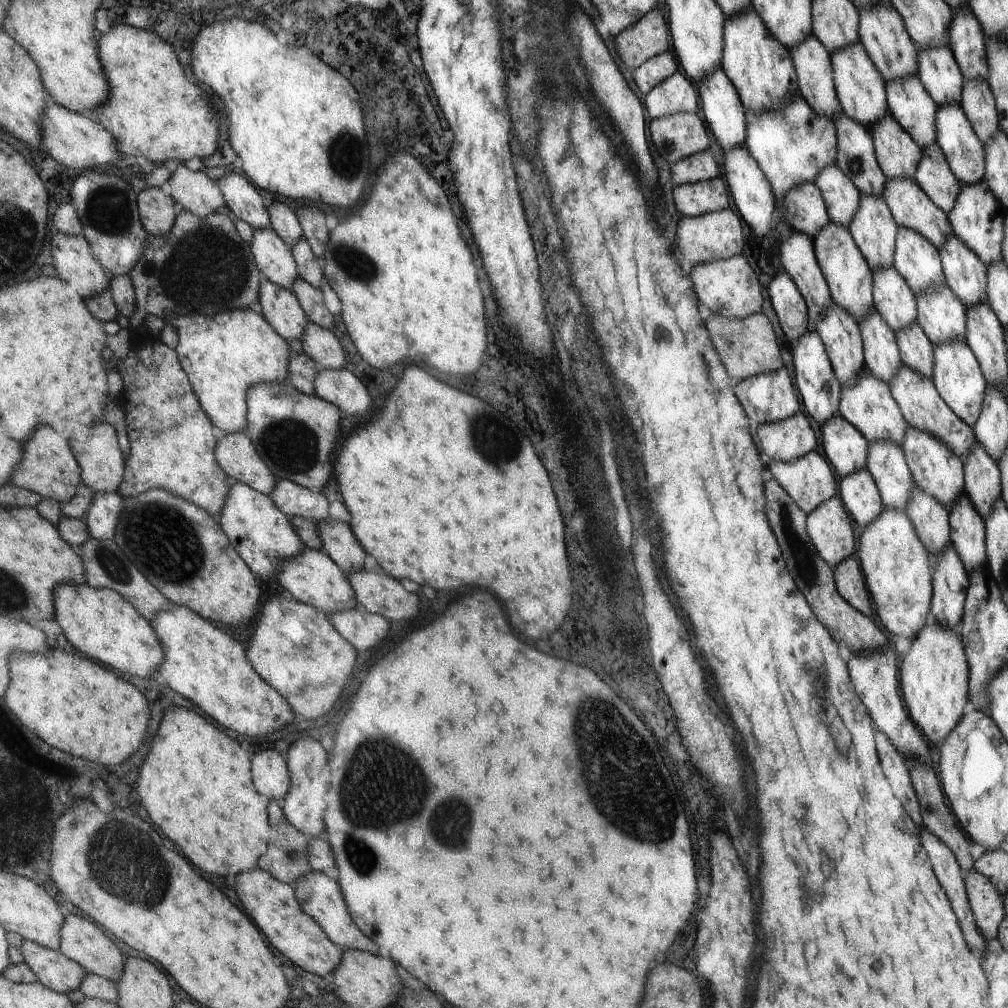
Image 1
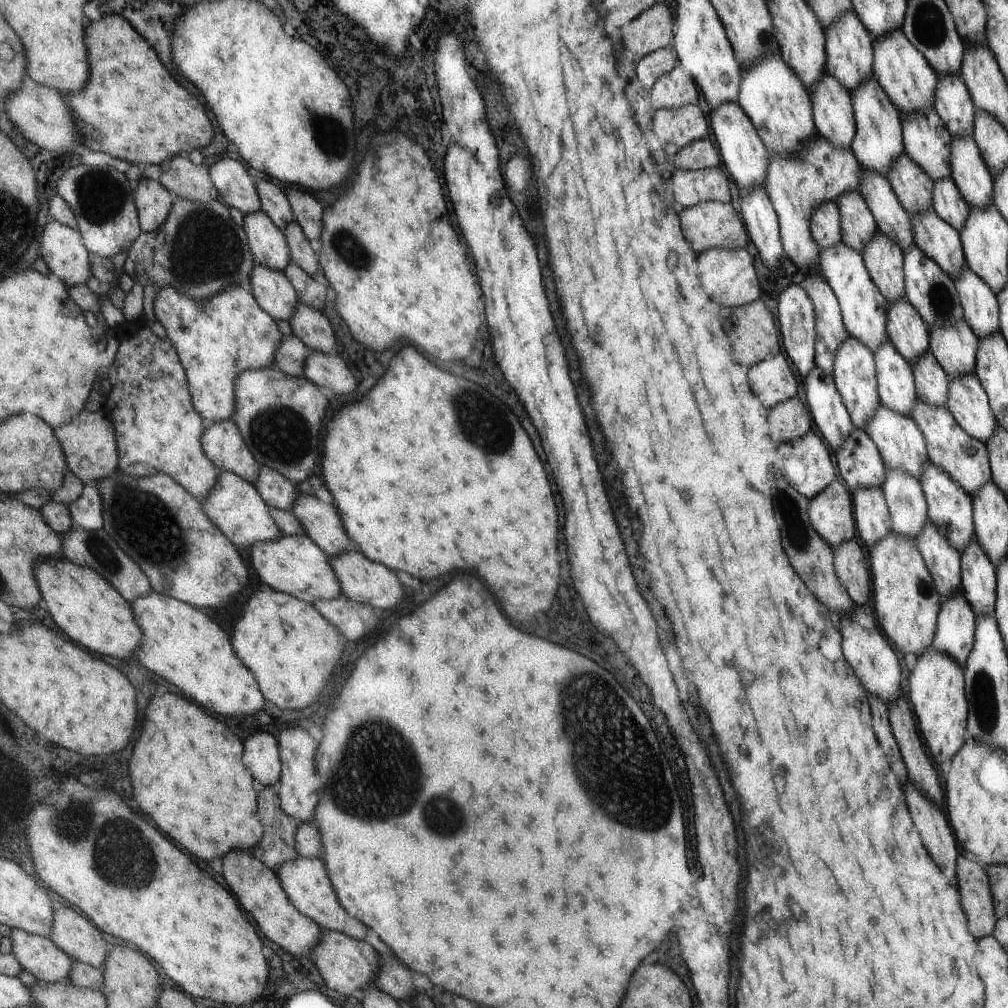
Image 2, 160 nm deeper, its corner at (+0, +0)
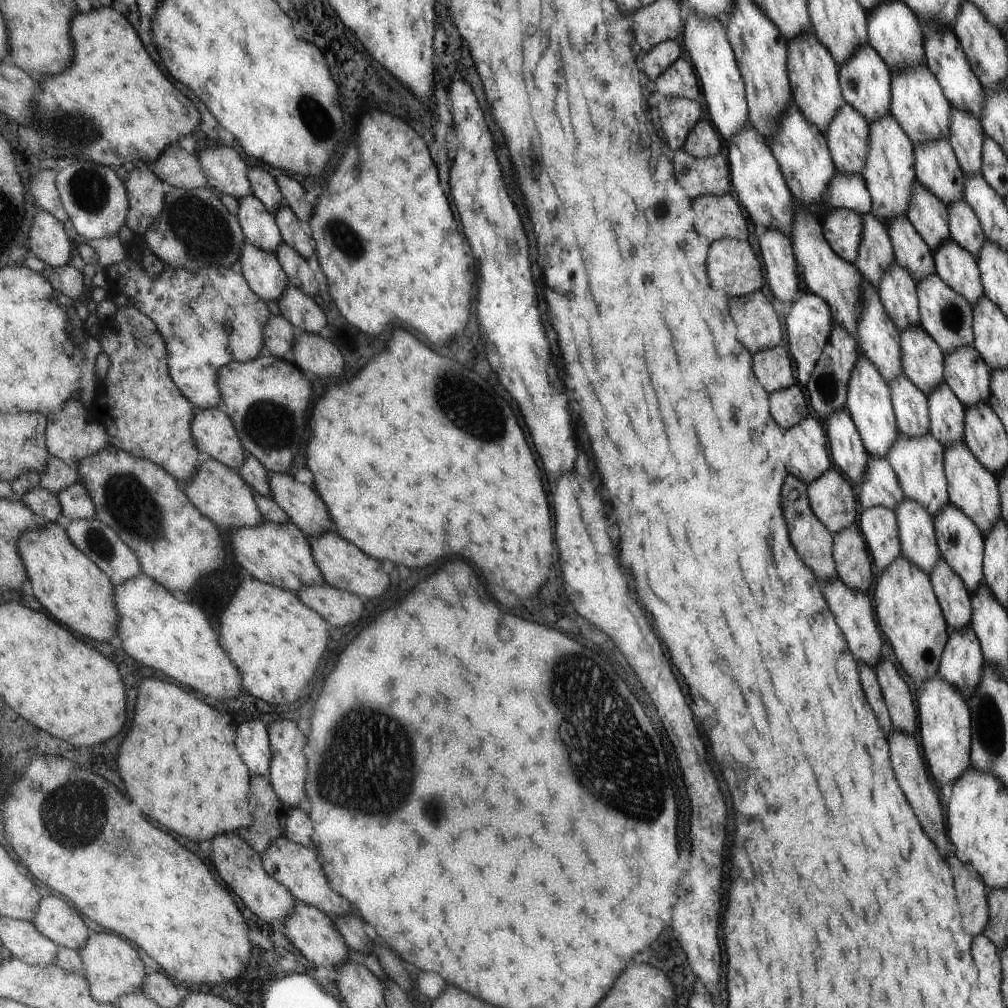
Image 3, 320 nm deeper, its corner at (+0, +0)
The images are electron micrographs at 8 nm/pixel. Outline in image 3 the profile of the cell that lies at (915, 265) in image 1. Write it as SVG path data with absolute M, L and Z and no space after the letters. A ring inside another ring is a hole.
M935 272L917 282L919 325L938 343L942 353L946 355L957 347L971 347L974 341L973 310L966 298L951 290Z

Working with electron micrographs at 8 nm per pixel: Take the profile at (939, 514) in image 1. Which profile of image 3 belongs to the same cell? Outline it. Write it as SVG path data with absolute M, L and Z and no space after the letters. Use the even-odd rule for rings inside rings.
M942 558L930 570L930 584L934 589L949 632L970 626L970 595L959 575Z

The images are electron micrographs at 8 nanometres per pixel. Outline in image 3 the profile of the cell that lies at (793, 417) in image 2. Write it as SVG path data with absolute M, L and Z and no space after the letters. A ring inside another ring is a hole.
M797 384L771 394L771 414L783 430L799 424L807 416L807 402Z

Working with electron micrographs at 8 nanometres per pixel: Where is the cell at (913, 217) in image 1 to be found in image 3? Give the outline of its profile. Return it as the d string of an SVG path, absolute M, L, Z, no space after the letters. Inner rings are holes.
M948 239L933 252L934 272L951 290L963 295L971 307L983 297L981 275L977 260Z

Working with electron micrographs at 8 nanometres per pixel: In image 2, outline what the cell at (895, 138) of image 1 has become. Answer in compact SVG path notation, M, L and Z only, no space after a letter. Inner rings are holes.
M904 152L891 165L886 178L891 190L910 215L932 210L934 182L930 176Z

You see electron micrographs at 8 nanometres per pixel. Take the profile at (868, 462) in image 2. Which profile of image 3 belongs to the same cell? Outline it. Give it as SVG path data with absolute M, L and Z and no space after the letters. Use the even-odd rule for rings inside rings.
M869 456L866 474L861 478L858 486L859 504L864 509L882 506L894 512L897 505L904 499L898 477L885 458Z

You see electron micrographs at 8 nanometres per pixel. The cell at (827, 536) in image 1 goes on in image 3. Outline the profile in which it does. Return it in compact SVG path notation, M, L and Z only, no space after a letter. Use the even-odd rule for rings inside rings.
M833 467L806 483L810 509L831 534L847 528L857 516L857 504L849 482Z

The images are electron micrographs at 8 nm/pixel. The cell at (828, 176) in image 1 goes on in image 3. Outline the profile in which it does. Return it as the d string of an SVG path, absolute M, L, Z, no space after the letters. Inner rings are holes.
M870 212L862 215L862 240L853 264L860 274L878 290L883 273L894 262L889 232Z

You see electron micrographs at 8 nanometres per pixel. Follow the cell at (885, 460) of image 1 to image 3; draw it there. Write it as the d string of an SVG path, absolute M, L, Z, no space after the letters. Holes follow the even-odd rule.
M904 496L894 515L897 518L898 538L901 540L900 556L930 576L930 570L941 558L931 514L922 504Z

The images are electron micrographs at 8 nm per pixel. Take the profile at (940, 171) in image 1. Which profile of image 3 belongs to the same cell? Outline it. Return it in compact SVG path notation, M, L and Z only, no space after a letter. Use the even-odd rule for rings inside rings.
M964 200L946 206L949 218L950 239L971 253L978 260L978 250L982 249L985 234L974 209Z

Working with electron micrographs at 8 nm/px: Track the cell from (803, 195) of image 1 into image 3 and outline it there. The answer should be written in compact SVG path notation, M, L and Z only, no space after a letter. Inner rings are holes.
M837 207L821 217L822 233L839 258L852 263L862 240L862 216L851 209Z

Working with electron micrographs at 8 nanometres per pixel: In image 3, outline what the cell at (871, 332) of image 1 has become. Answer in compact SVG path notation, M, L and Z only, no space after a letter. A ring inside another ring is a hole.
M904 374L897 375L887 386L898 432L907 437L920 437L927 433L930 426L929 401L923 391Z

